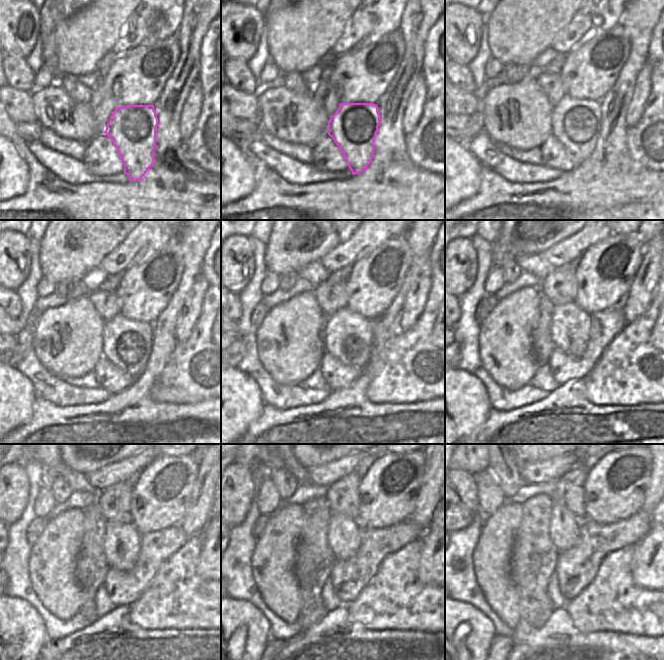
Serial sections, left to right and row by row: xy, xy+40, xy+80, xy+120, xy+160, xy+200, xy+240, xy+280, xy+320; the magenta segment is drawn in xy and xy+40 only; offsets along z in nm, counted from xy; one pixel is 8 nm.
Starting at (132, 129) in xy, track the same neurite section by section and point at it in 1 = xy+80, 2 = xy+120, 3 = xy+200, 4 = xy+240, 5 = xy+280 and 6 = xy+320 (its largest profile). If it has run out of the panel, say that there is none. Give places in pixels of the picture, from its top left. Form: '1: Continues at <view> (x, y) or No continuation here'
1: Continues at xy+80 (576, 123)
2: Continues at xy+120 (127, 344)
3: Continues at xy+200 (570, 328)
4: Continues at xy+240 (122, 542)
5: Continues at xy+280 (344, 536)
6: Continues at xy+320 (564, 528)

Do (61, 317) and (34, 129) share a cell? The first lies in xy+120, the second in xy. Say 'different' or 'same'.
different

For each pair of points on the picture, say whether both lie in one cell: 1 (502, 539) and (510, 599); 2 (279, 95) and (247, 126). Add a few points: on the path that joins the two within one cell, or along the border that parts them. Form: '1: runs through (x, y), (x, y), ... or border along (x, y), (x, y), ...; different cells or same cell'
1: runs through (500, 554), (500, 584); same cell
2: border along (257, 119), (262, 130); different cells

